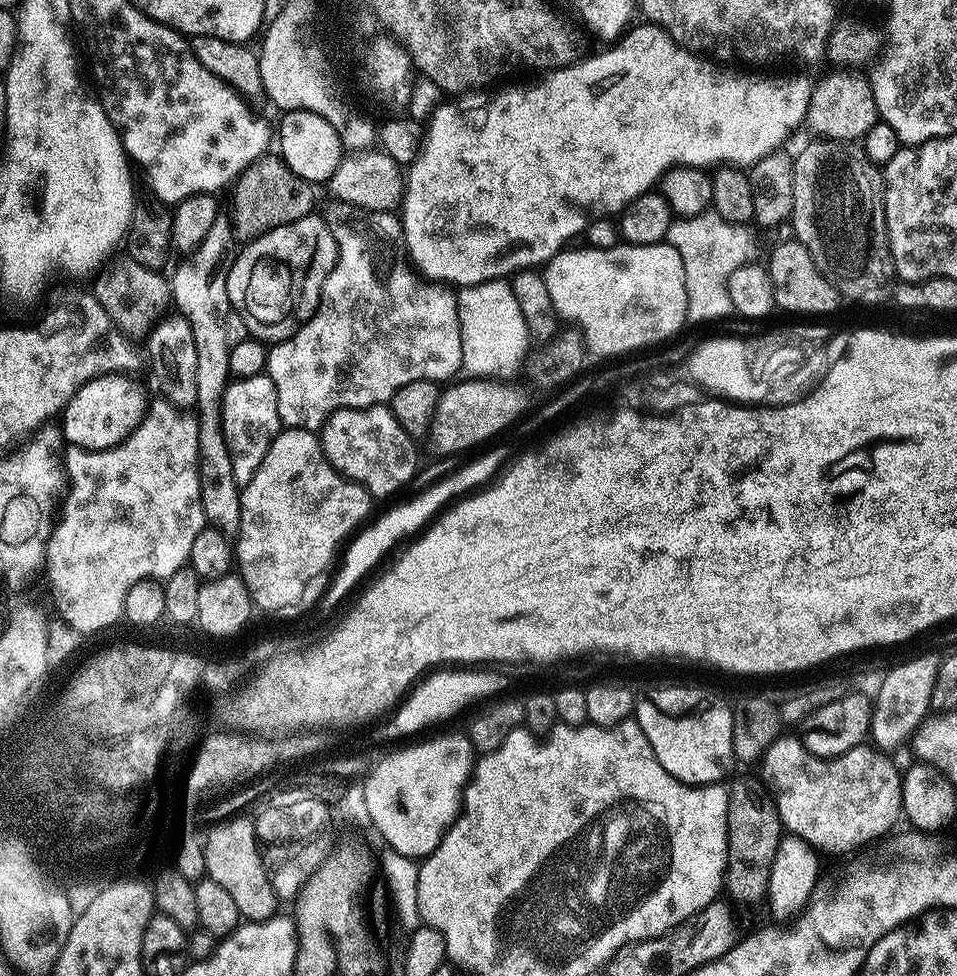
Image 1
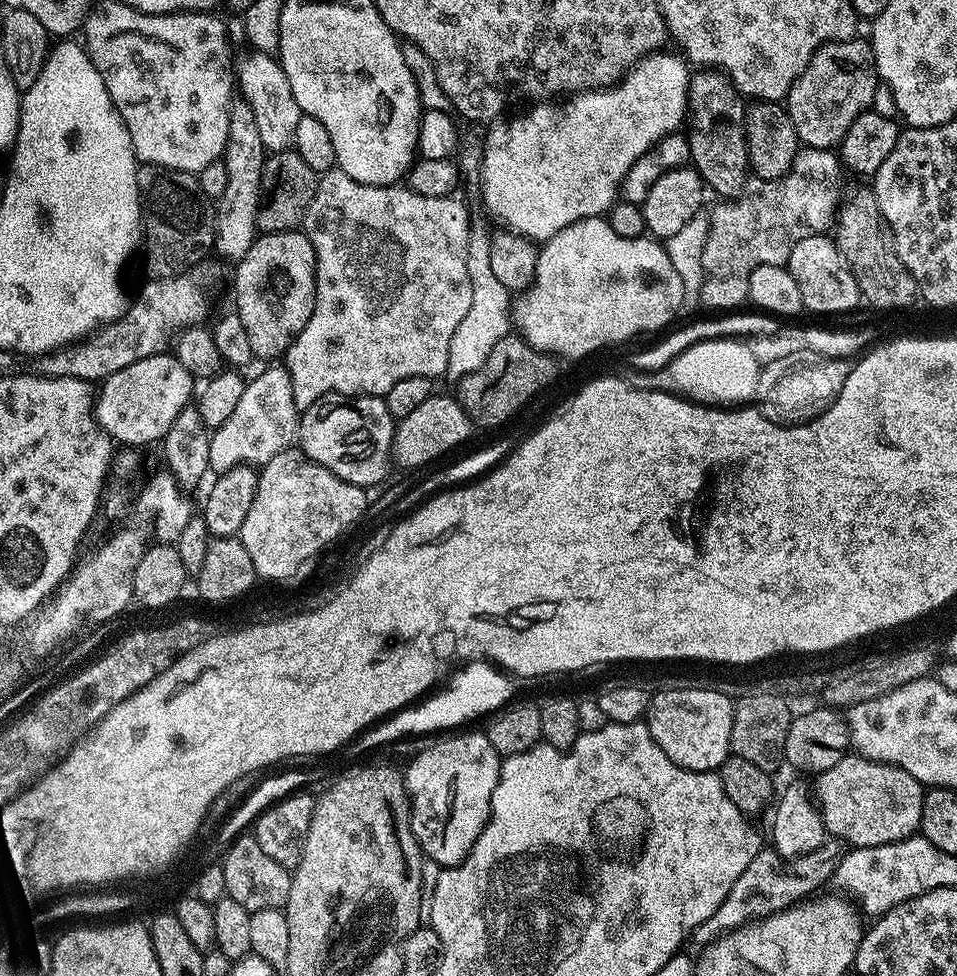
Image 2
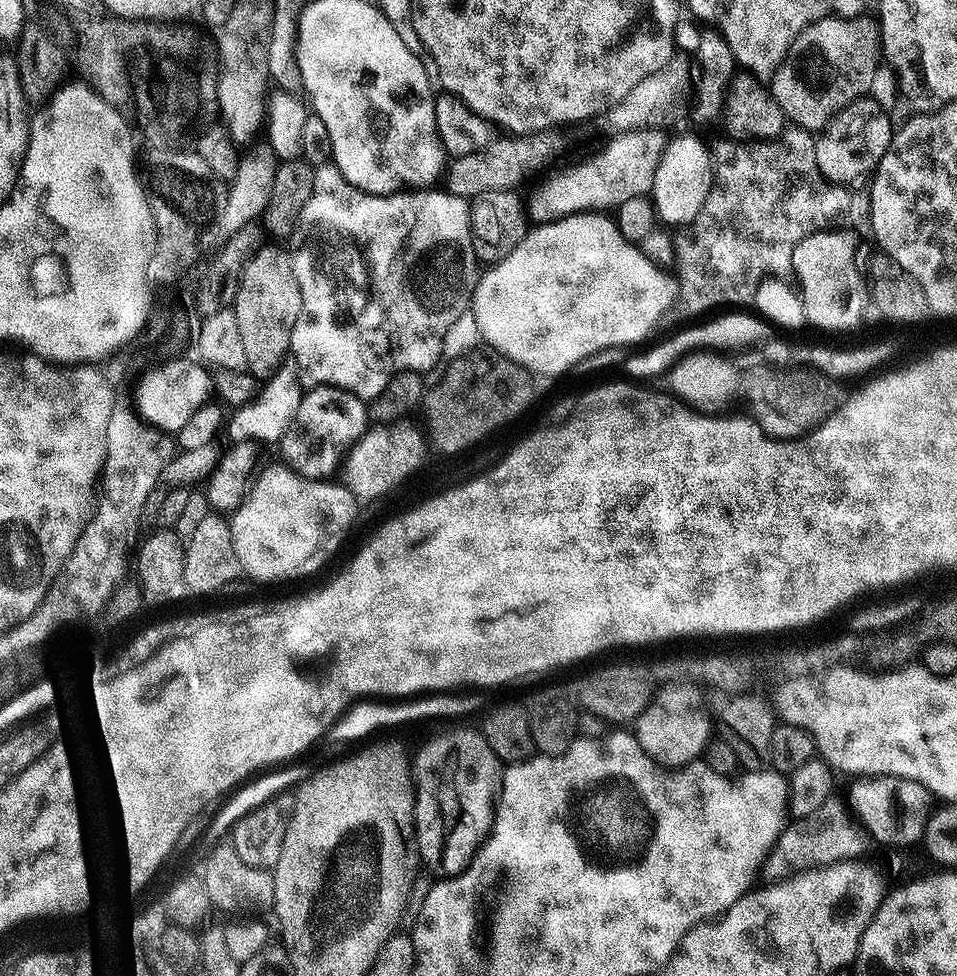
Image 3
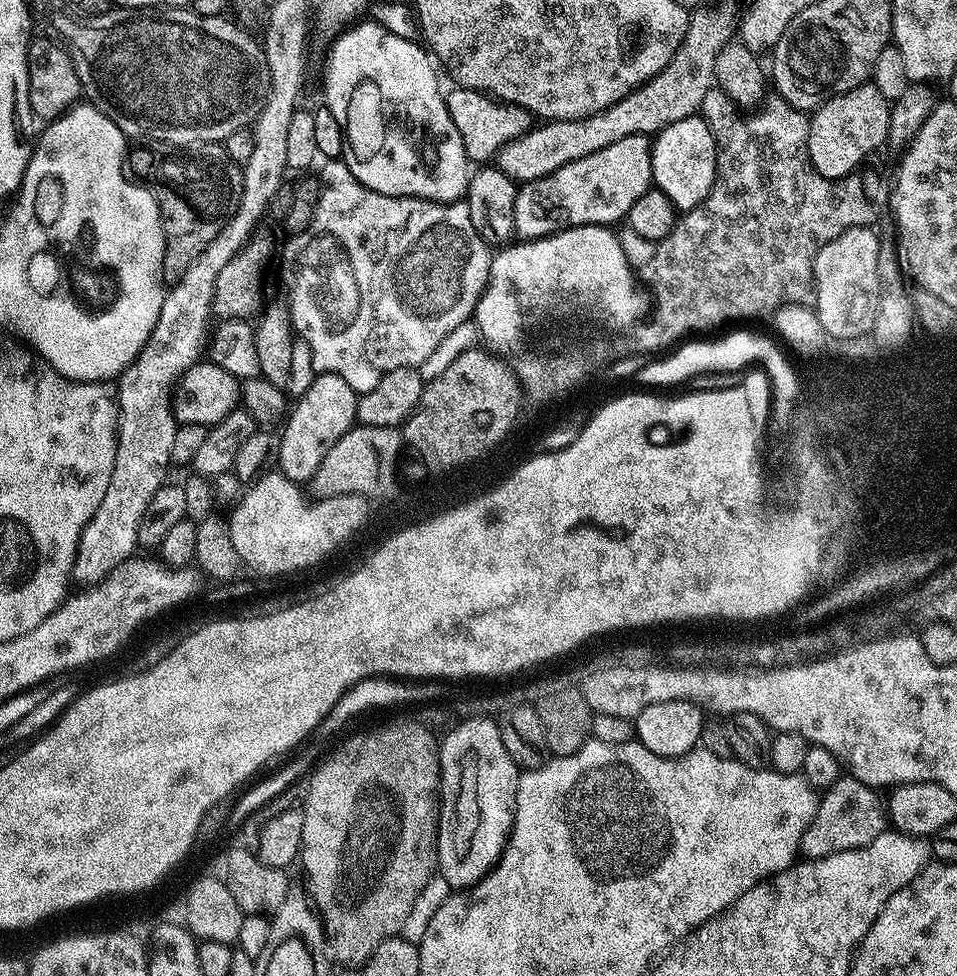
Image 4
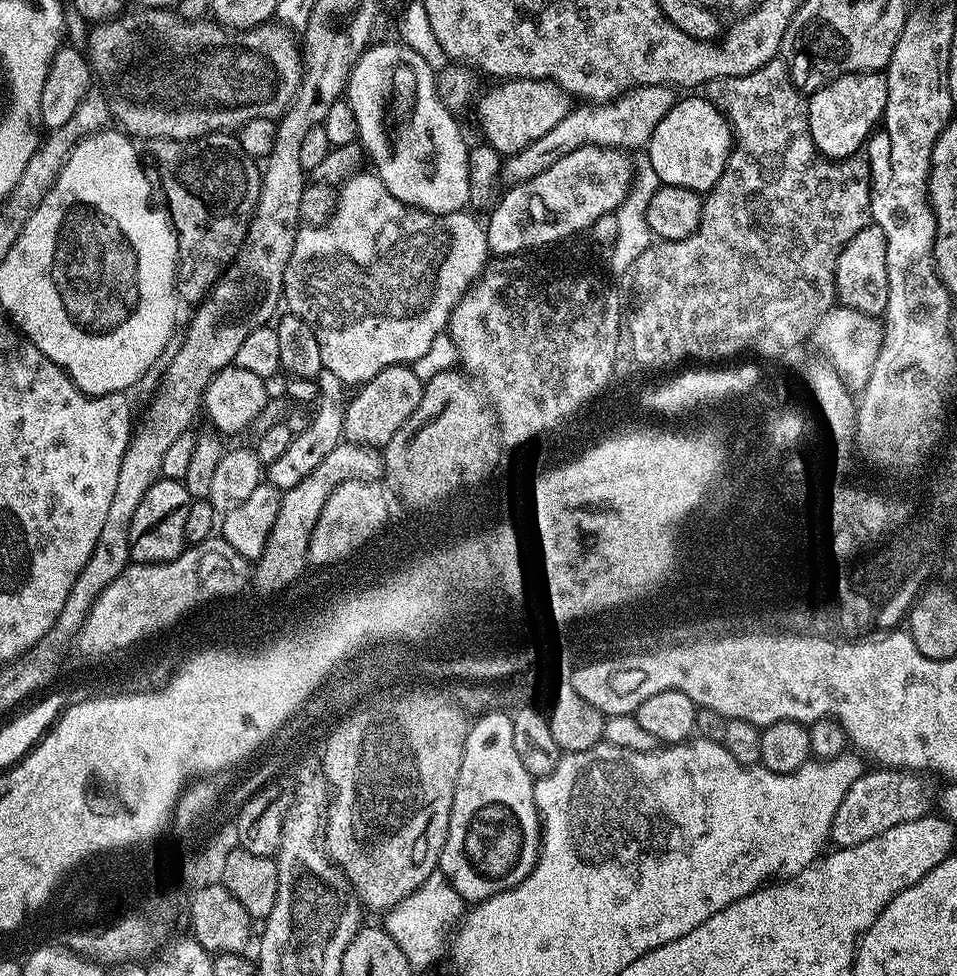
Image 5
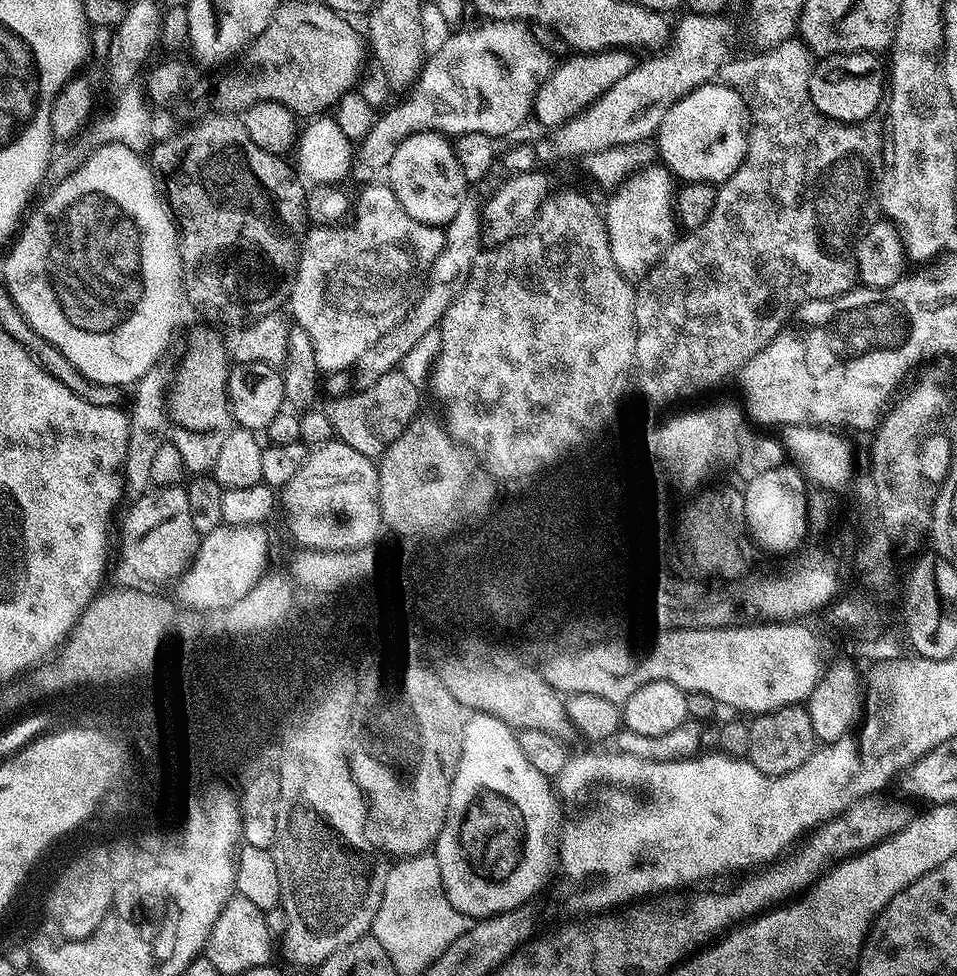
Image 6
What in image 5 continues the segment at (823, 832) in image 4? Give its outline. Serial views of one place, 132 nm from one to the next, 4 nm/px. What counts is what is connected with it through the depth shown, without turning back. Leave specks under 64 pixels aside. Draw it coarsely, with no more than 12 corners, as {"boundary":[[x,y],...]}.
{"boundary":[[903,770],[865,771],[838,814],[836,848],[870,842],[925,815]]}

